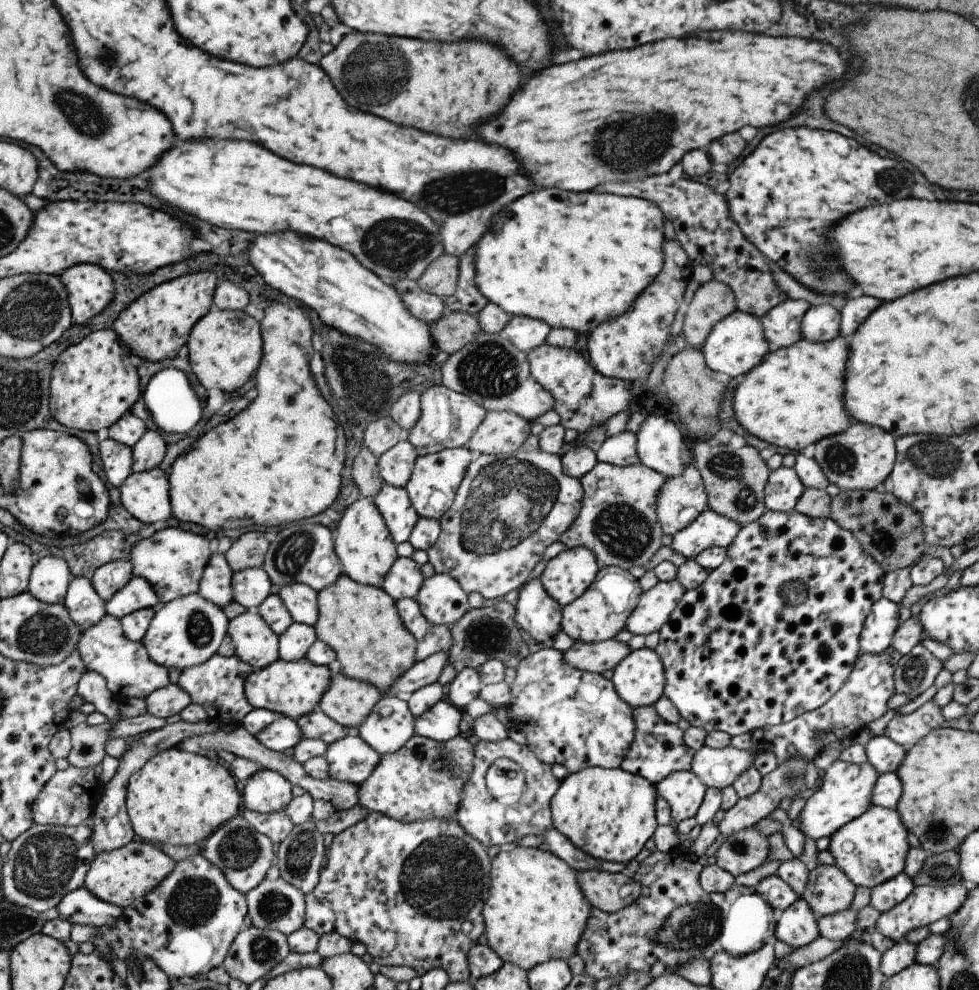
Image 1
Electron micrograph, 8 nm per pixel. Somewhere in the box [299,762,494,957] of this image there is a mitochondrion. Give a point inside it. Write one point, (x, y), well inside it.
(444, 878)

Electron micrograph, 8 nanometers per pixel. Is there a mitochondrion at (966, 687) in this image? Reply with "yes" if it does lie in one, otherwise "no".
no

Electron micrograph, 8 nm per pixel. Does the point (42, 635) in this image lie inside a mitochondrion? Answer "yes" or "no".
yes

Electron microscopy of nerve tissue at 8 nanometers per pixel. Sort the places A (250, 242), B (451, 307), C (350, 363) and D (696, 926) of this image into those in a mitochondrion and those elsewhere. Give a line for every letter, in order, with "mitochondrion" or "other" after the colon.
A: other
B: other
C: mitochondrion
D: mitochondrion

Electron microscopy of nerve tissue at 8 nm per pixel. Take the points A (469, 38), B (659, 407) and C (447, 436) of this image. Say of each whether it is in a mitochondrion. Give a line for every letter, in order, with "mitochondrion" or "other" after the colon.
A: other
B: other
C: other

